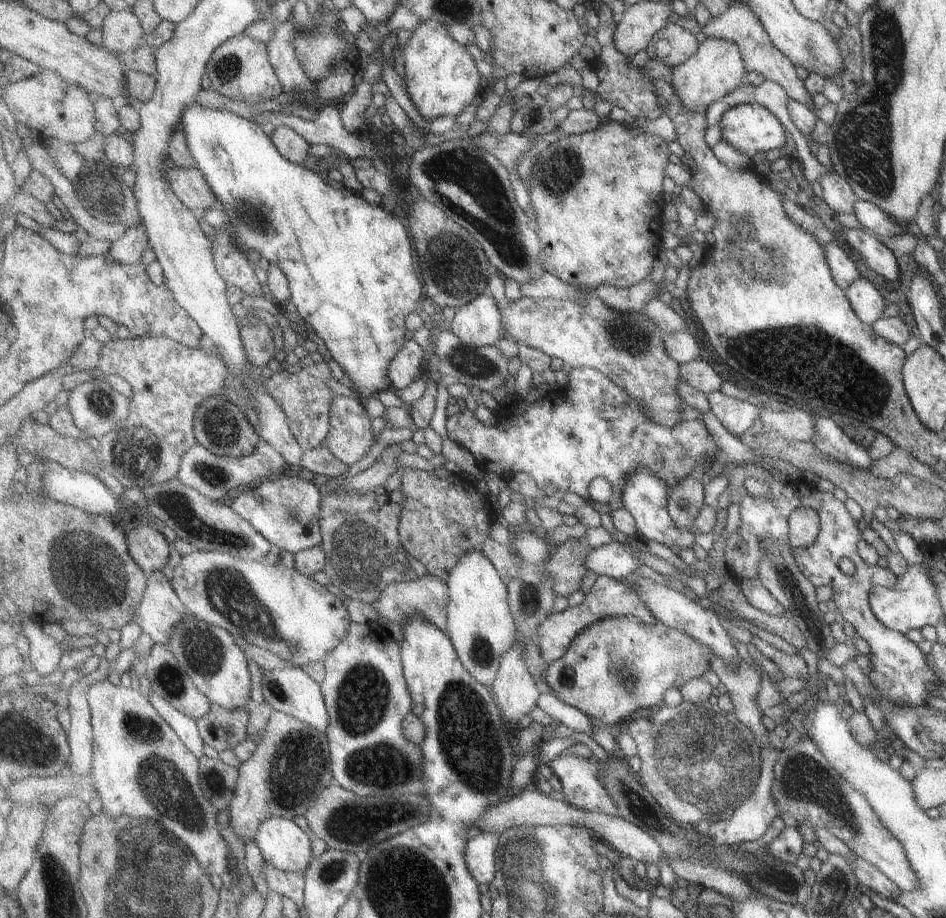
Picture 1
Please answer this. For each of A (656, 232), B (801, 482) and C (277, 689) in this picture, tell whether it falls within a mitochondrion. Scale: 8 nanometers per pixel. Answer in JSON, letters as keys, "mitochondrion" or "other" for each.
{"A":"other","B":"other","C":"mitochondrion"}

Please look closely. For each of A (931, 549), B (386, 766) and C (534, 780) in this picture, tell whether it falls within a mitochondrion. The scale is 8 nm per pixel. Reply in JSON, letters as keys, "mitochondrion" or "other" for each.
{"A":"other","B":"mitochondrion","C":"other"}

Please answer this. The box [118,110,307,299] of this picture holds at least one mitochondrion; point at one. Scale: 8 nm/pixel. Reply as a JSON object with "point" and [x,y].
{"point":[256,220]}

